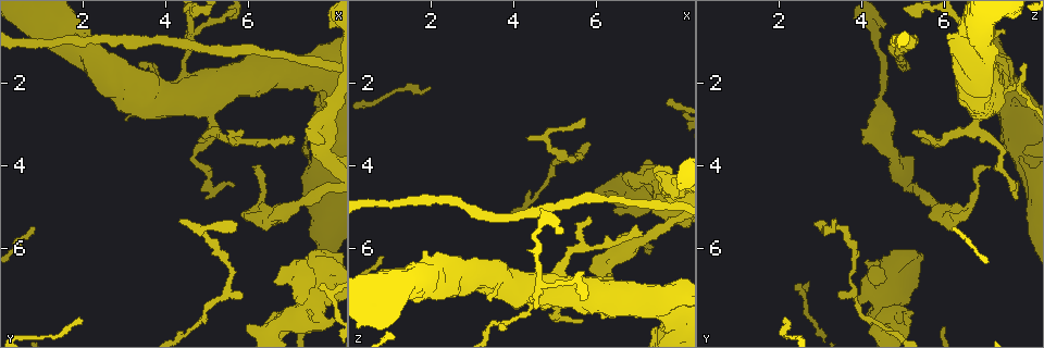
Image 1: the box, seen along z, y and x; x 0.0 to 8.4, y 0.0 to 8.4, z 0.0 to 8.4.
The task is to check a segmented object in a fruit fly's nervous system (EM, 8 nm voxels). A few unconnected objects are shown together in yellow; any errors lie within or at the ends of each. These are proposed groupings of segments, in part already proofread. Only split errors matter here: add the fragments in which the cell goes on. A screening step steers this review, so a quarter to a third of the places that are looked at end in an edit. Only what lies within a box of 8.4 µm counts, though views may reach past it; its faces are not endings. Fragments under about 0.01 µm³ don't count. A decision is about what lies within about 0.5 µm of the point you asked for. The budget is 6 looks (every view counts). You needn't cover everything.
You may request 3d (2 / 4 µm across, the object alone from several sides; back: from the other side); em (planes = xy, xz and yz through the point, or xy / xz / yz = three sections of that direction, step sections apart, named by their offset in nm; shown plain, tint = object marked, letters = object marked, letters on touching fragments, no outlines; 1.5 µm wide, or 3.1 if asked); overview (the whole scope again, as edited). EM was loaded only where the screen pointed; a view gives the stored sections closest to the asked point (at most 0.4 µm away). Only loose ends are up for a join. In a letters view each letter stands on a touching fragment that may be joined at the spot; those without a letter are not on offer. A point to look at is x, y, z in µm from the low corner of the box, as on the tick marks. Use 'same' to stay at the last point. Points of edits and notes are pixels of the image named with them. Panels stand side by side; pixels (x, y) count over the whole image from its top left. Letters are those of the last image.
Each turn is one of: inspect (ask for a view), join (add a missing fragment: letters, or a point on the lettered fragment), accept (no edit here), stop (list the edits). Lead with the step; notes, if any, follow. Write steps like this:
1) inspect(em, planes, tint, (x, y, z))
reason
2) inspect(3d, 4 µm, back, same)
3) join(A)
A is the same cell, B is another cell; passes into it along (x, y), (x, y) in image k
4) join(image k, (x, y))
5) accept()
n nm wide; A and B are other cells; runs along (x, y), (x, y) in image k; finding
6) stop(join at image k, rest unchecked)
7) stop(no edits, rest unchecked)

inspect(3d, 4 µm, (6.95, 3.45, 5.50))

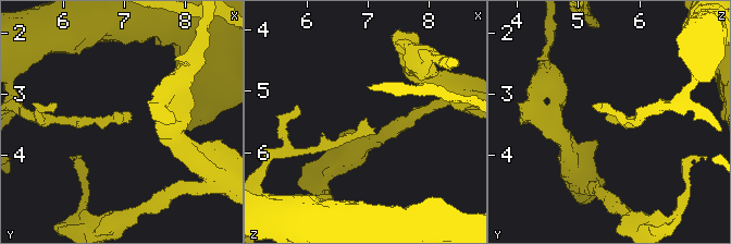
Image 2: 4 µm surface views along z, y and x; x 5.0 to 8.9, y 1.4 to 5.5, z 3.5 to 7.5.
inspect(em, xz, step 4, letters, (6.90, 3.45, 5.50))

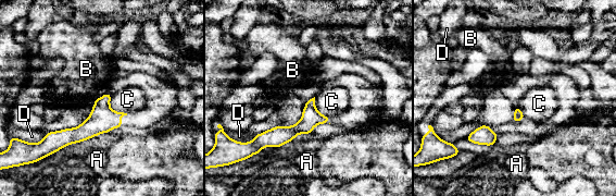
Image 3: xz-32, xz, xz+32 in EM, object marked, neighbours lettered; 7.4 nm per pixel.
inspect(em, planes, letters, same)

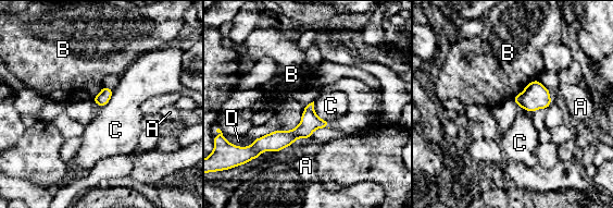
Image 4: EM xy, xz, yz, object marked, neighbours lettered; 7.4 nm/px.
accept()
A, B, C and D are other cells; border along (313, 101), (314, 112), (328, 121) in image 4; none of them fits

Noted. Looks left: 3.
inspect(em, planes, letters, (6.15, 3.95, 7.15))

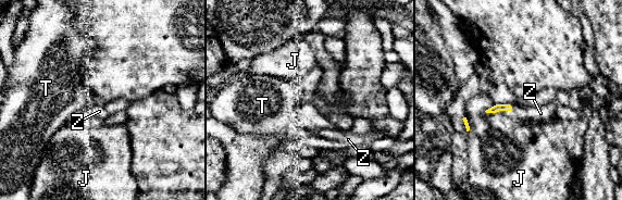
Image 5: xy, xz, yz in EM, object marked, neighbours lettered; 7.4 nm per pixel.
join(Z)
Z is the same cell, J and T are other cells; the cell continues

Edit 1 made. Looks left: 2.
stop(join at image 5, rest unchecked)

